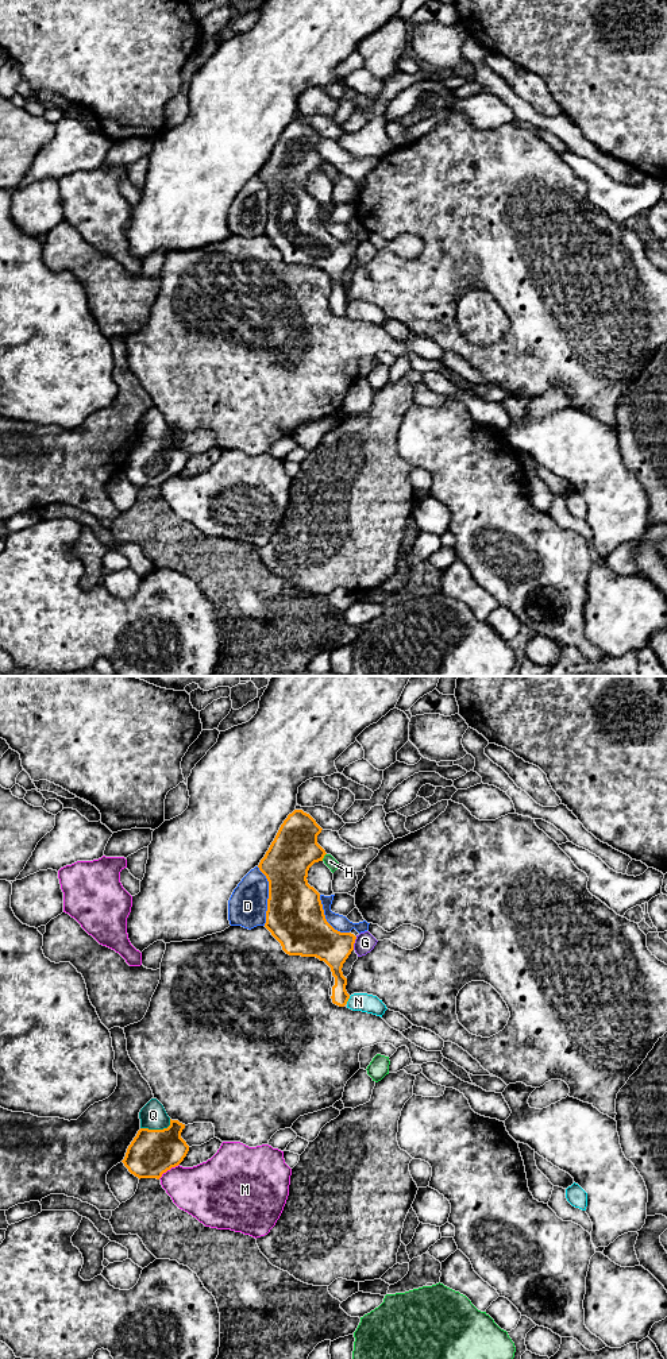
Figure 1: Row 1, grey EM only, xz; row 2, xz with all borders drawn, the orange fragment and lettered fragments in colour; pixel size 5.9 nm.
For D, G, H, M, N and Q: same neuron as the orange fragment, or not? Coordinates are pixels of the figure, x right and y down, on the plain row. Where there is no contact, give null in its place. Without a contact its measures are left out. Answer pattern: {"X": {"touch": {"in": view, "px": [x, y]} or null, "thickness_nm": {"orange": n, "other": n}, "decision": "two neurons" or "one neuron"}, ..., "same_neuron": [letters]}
{"D": {"touch": {"in": "xz", "px": [269, 205]}, "thickness_nm": {"orange": 340, "other": 240}, "decision": "two neurons"}, "G": {"touch": {"in": "xz", "px": [354, 251]}, "thickness_nm": {"orange": 240, "other": 120}, "decision": "two neurons"}, "H": {"touch": {"in": "xz", "px": [323, 166]}, "thickness_nm": {"orange": 280, "other": 70}, "decision": "two neurons"}, "M": {"touch": {"in": "xz", "px": [168, 478]}, "thickness_nm": {"orange": 280, "other": 320}, "decision": "two neurons"}, "N": {"touch": {"in": "xz", "px": [347, 309]}, "thickness_nm": {"orange": 100, "other": 110}, "decision": "one neuron"}, "Q": {"touch": {"in": "xz", "px": [157, 439]}, "thickness_nm": {"orange": 280, "other": 160}, "decision": "two neurons"}, "same_neuron": ["N"]}

